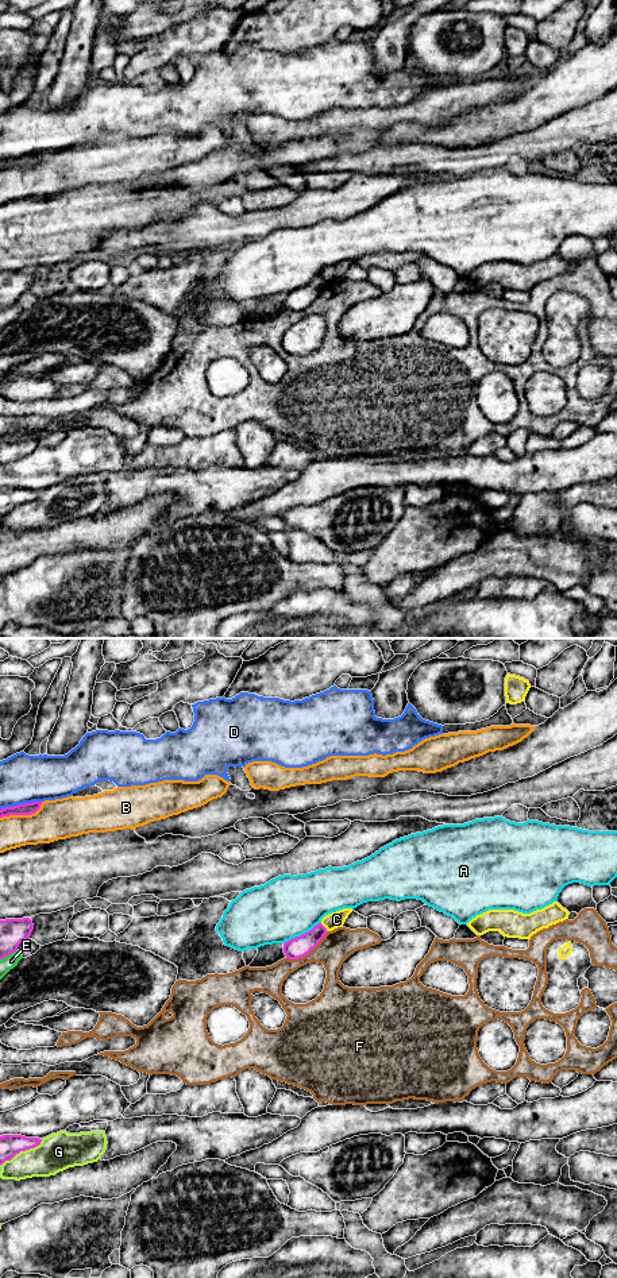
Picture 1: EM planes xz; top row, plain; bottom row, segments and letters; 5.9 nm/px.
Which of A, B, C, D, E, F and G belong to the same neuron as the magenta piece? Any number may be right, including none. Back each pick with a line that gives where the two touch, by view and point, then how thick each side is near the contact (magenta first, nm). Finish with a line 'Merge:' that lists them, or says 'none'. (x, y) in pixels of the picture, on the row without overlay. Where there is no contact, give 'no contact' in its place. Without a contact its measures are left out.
Merge: none

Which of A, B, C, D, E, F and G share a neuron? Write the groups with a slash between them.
A / B / C / D / E / F / G

